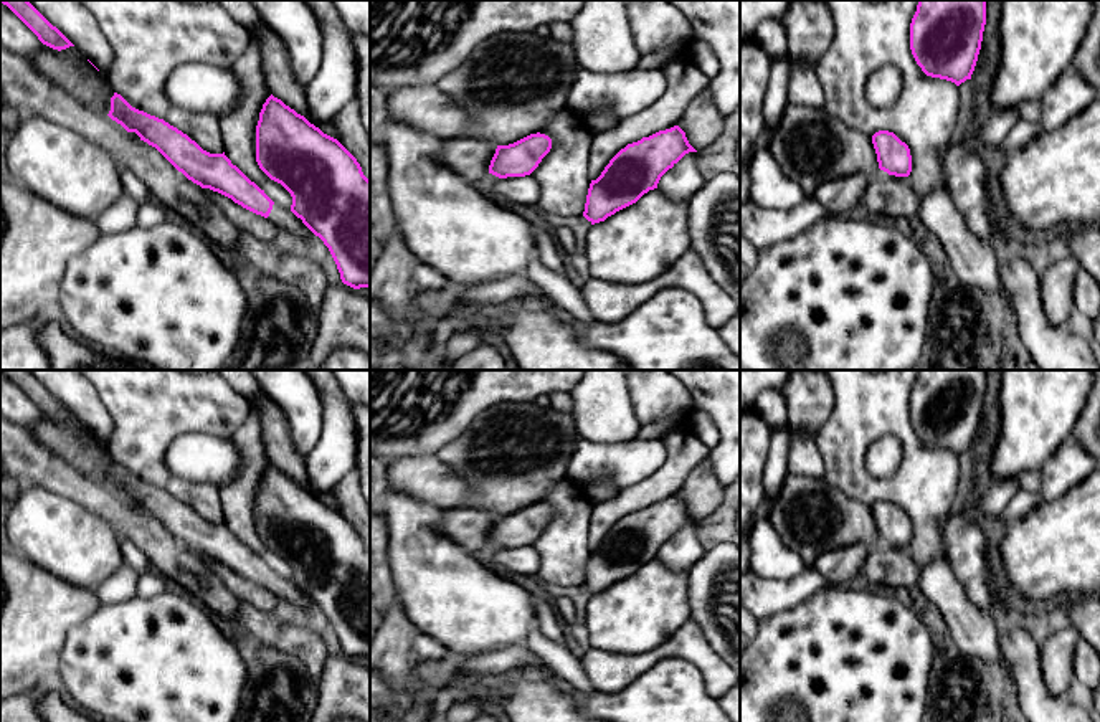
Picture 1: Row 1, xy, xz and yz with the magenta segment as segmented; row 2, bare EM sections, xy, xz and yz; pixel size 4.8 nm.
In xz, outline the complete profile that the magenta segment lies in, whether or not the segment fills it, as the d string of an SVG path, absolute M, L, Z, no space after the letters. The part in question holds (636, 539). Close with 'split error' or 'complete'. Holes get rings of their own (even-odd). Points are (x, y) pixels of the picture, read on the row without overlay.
M679 496L628 514L609 530L601 545L591 550L583 587L595 595L636 573L644 563L657 558L661 547L689 522L697 520L689 514L685 502Z; complete

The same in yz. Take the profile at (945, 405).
M918 370L910 393L910 420L927 446L960 456L971 449L986 395L986 370Z; complete

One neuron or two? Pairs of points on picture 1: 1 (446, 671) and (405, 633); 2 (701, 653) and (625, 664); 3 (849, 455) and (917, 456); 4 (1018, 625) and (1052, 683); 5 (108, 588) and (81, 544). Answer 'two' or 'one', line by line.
1: two
2: one
3: one
4: two
5: two

